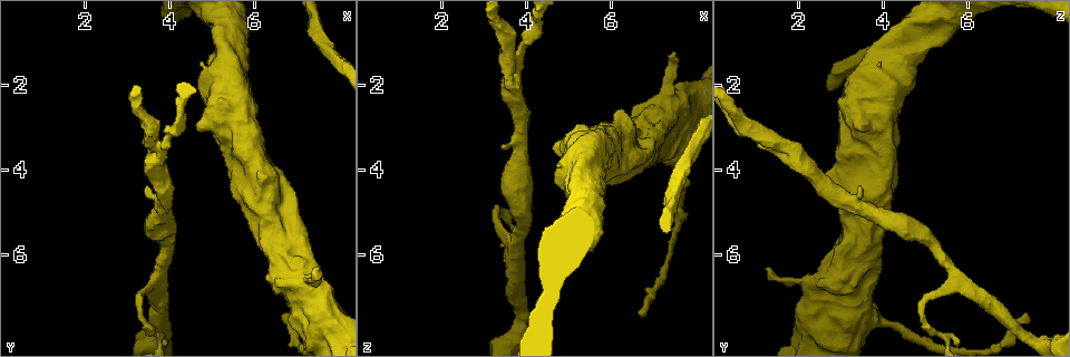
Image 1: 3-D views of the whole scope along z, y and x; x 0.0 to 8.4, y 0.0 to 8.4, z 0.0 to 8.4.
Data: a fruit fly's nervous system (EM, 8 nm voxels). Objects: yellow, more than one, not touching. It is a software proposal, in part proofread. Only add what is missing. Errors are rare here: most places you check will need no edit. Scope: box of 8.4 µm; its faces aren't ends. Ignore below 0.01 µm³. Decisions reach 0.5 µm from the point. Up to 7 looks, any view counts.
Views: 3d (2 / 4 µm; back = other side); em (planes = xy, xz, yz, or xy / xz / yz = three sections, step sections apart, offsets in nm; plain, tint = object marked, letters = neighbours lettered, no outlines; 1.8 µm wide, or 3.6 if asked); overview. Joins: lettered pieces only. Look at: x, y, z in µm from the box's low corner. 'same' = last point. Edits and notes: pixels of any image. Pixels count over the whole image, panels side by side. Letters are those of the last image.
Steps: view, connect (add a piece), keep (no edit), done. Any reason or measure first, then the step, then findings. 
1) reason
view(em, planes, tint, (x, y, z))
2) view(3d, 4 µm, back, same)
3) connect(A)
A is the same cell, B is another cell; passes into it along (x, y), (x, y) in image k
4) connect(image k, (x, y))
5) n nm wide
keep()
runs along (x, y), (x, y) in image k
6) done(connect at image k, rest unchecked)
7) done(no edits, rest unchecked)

free end
view(em, planes, letters, (7.50, 6.30, 1.25))

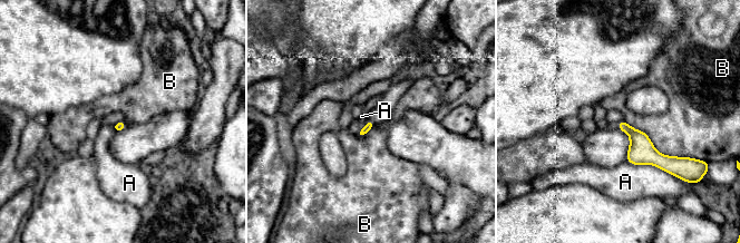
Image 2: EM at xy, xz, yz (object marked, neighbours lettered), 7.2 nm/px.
keep()
A and B are other cells; border along (623, 119), (659, 152), (690, 158) in image 2; none of them fits

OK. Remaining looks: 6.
free end
view(em, xy, step 8, letters, (3.50, 4.40, 3.40))

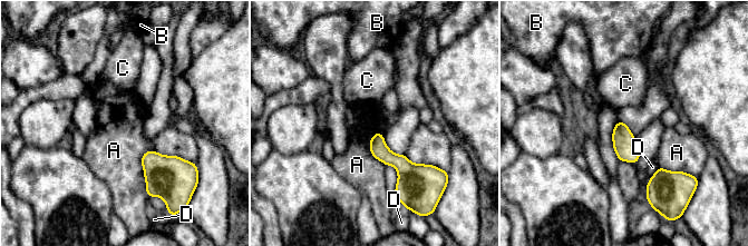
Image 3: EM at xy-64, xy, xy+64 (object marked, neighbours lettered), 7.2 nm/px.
cut it another way
view(em, planes, letters, same)

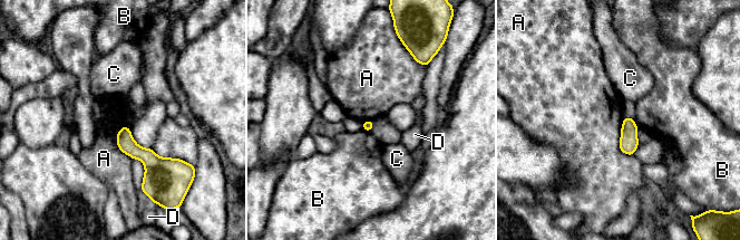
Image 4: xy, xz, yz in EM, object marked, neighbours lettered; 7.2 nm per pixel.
keep()
A, B, C and D are other cells; border along (624, 117), (620, 150), (633, 155) in image 4; no lettered piece goes on from it

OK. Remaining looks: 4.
an open end
view(3d, 2 µm, back, (6.75, 7.40, 7.30))

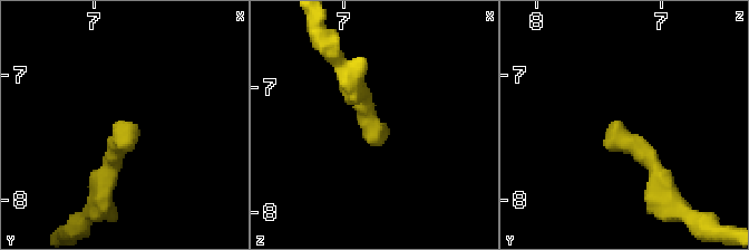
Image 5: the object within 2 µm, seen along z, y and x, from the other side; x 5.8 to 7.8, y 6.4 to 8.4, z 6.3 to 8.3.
now the EM
view(em, yz, step 4, letters, (6.80, 7.36, 7.32))

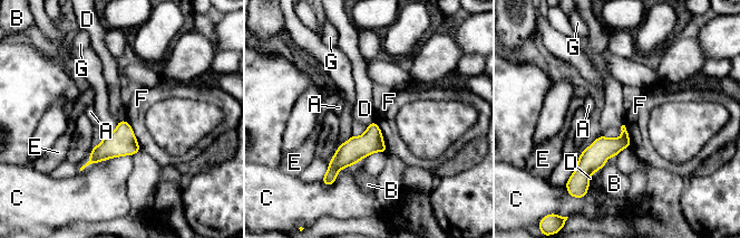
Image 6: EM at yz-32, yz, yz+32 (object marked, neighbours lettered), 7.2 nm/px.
keep()
A, B, C, D, E, F and G are other cells; border along (594, 172), (590, 178), (588, 186) in image 6; none of them fits

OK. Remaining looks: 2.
done(no edits, rest unchecked)

